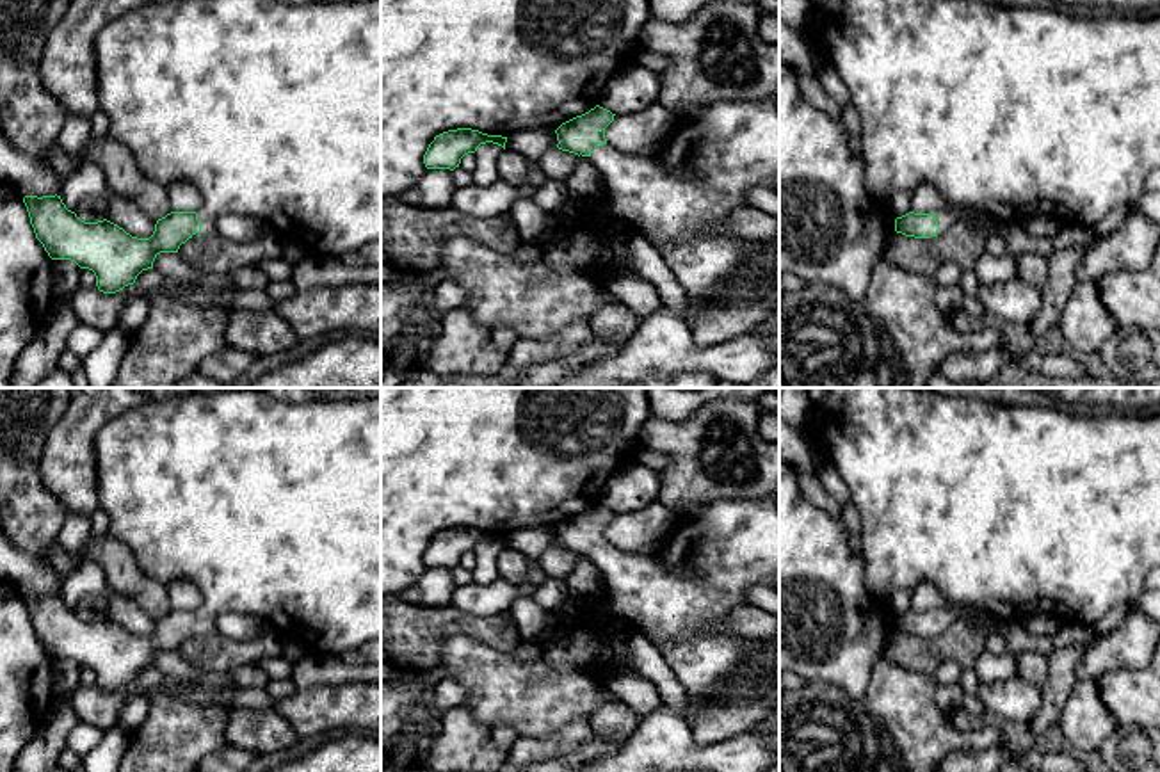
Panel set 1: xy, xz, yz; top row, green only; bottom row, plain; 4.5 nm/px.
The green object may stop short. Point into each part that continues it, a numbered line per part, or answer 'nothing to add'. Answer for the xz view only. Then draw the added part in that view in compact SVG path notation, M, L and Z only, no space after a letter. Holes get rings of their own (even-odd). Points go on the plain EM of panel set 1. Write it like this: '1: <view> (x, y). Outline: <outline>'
1: xz (675, 596). Outline: M779 495L770 498L760 500L737 500L737 498L722 498L712 500L703 509L696 511L689 518L680 518L671 534L651 551L651 553L628 553L612 543L598 543L596 548L591 551L591 560L598 576L601 580L601 598L596 603L578 603L578 607L568 614L555 615L557 617L557 630L546 635L541 644L544 647L546 640L555 635L557 631L582 628L585 631L596 633L598 637L612 640L619 649L626 637L630 635L642 635L649 640L662 655L662 658L671 667L674 678L685 688L689 697L690 708L696 708L699 703L710 697L713 688L728 678L749 655L751 646L745 639L731 635L728 631L719 631L717 624L735 608L740 605L749 605L747 591L754 585L772 587L779 585Z

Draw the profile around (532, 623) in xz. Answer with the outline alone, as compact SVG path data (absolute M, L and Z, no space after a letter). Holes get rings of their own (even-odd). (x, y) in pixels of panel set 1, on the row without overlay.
M518 598L509 608L514 628L521 640L543 640L546 635L555 633L557 617L532 601L532 598Z

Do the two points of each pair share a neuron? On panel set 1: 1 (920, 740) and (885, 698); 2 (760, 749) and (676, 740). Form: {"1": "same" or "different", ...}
{"1": "same", "2": "same"}

